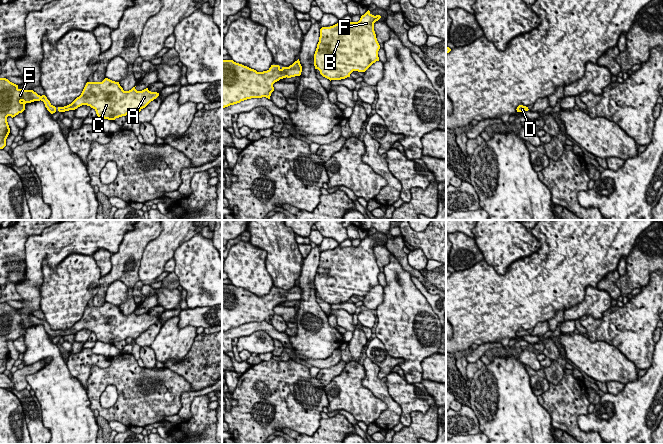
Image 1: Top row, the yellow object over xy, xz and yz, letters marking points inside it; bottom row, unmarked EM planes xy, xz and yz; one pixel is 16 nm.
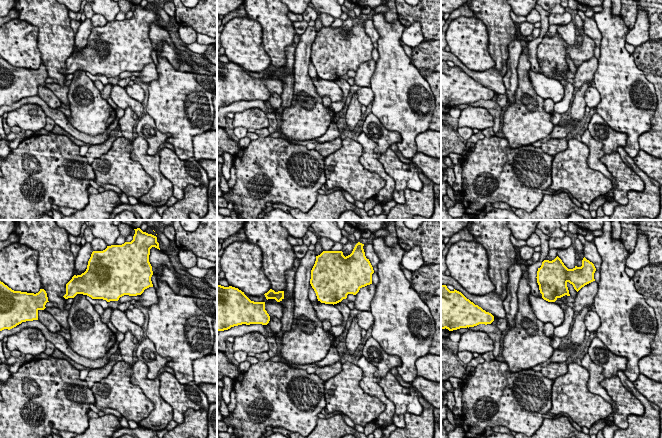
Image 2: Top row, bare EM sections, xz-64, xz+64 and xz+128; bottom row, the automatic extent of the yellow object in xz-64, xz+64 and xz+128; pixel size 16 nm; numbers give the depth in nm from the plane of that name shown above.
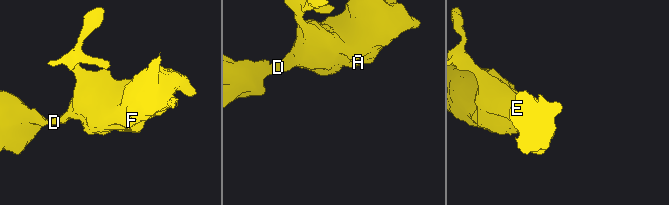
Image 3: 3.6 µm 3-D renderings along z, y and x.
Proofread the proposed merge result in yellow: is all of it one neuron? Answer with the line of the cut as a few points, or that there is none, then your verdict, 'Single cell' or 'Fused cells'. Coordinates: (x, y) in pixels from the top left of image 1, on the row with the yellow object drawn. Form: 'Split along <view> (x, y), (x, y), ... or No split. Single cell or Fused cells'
No split. Single cell

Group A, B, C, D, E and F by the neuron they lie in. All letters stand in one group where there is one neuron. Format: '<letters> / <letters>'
A B C D E F

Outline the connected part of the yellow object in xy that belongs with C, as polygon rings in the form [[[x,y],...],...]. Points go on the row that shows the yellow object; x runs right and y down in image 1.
[[[0,78],[0,149],[6,146],[10,133],[7,117],[12,118],[25,110],[25,104],[43,101],[47,110],[53,114],[57,110],[65,112],[87,105],[96,111],[98,117],[115,120],[132,113],[134,116],[159,96],[148,88],[137,91],[133,87],[124,91],[119,82],[105,78],[102,82],[87,82],[81,95],[71,104],[56,108],[45,95],[38,95],[33,90],[19,89],[18,85],[6,78]]]

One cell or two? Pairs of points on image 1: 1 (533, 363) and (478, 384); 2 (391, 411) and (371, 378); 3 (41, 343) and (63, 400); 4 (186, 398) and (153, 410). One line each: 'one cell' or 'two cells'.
1: two cells
2: one cell
3: one cell
4: two cells

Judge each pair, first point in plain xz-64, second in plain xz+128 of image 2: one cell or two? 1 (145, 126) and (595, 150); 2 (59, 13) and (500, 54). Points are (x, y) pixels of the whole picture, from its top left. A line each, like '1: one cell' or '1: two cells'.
1: two cells
2: one cell

